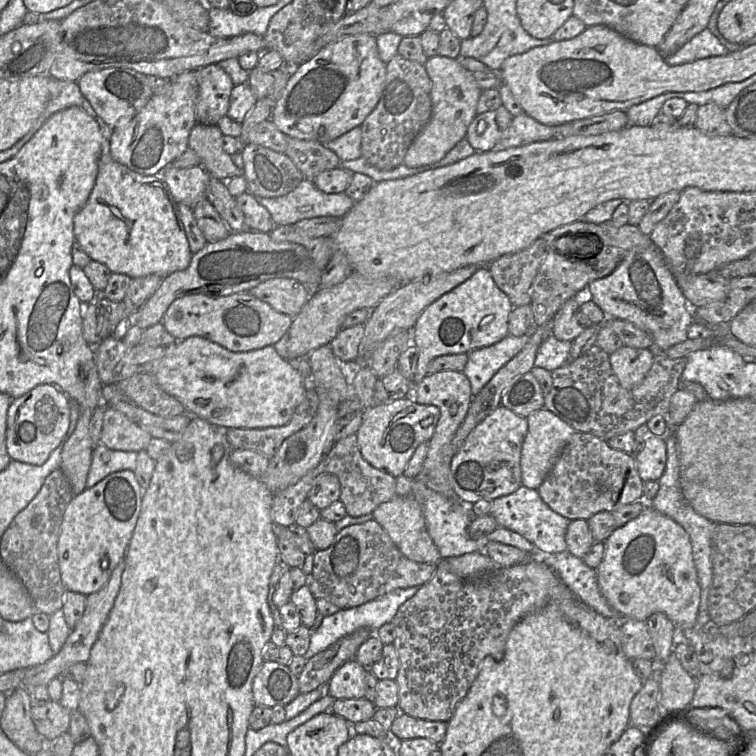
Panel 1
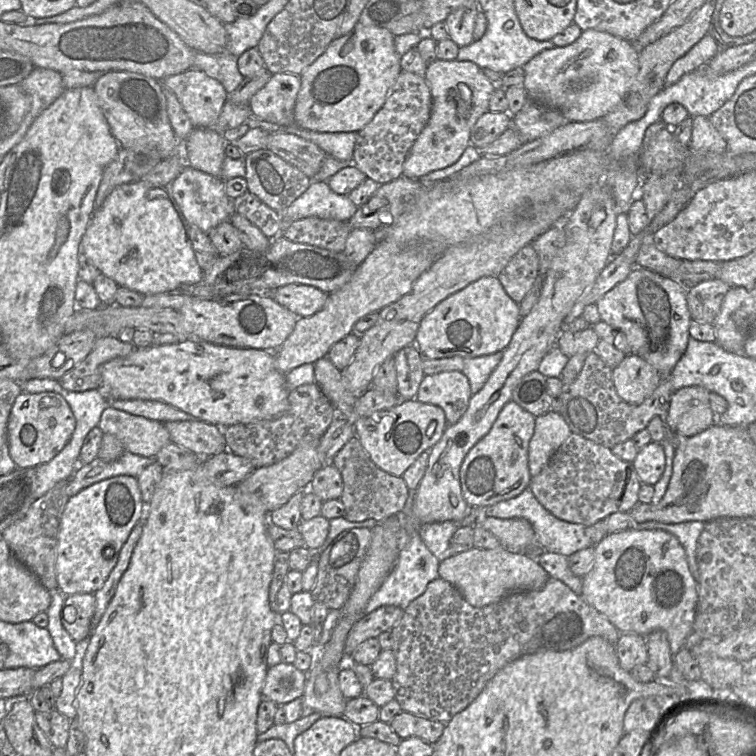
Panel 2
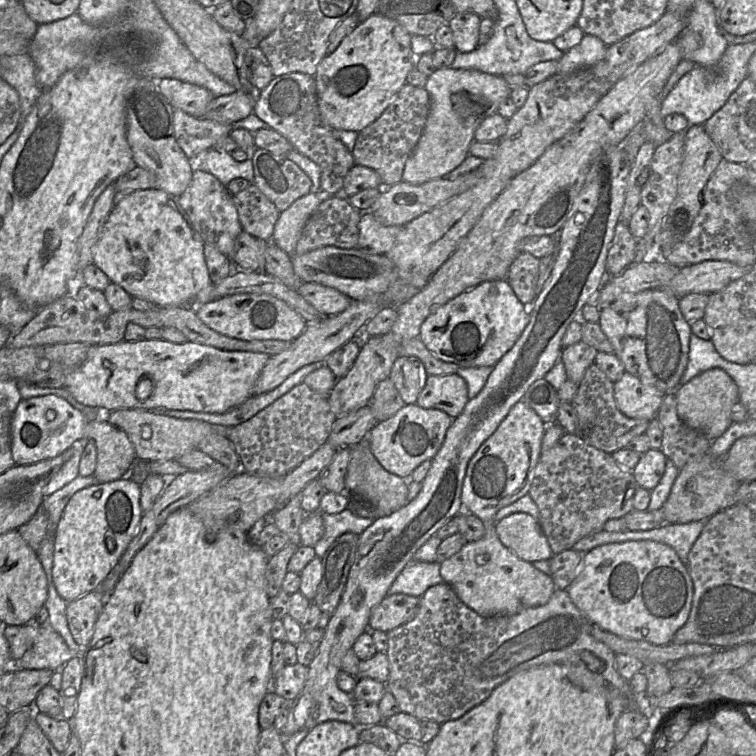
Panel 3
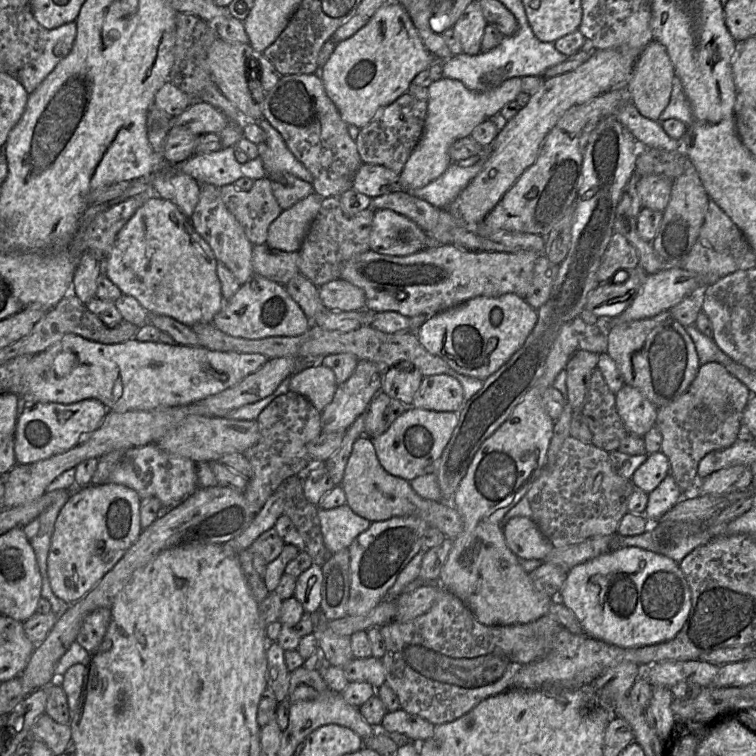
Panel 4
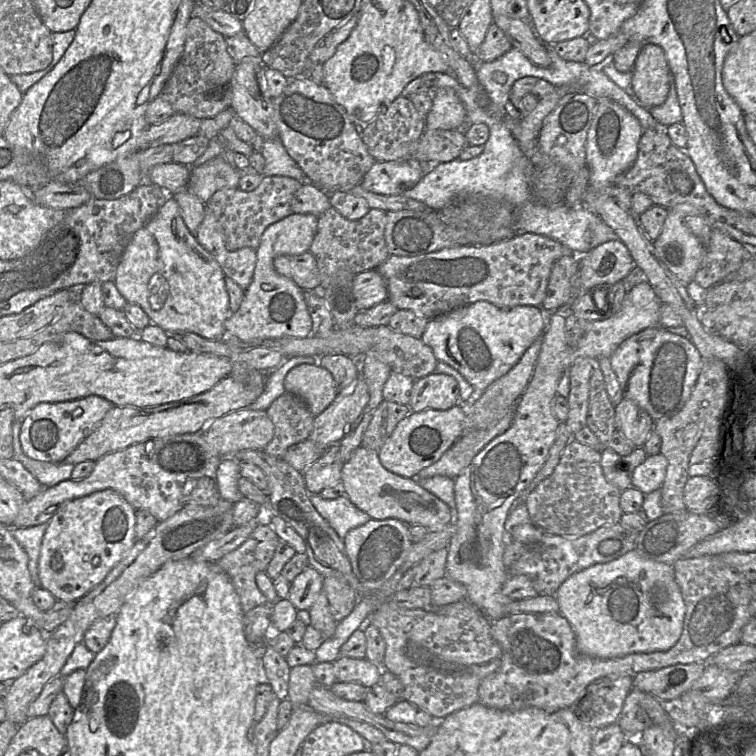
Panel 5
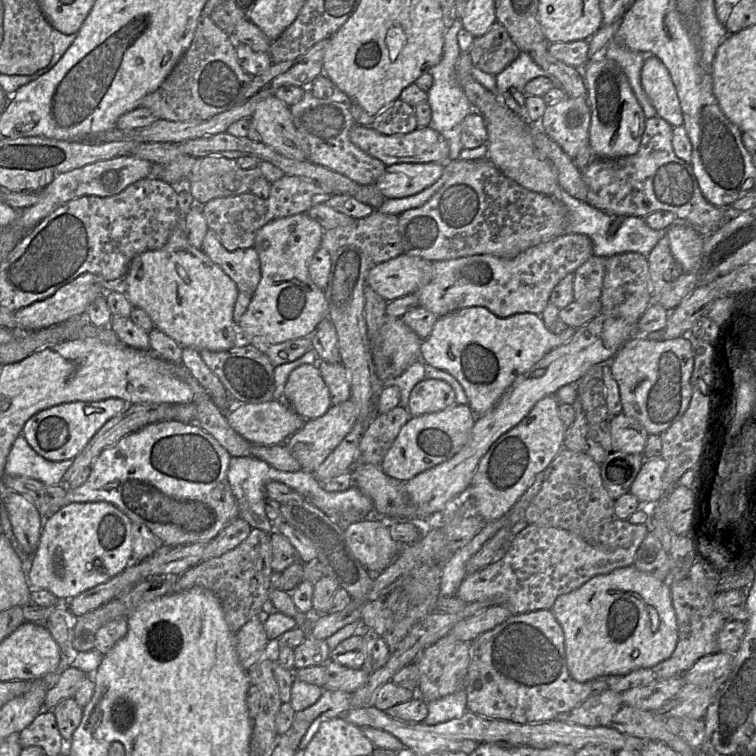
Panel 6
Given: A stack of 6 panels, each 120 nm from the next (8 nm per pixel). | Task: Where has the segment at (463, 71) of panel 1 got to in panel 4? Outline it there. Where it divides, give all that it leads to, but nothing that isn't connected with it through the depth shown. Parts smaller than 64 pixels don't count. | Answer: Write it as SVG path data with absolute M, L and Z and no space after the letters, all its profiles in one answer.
M442 77L433 81L428 87L428 108L422 136L400 173L403 191L423 188L440 177L452 163L448 153L450 145L457 139L470 136L478 124L496 116L506 103L515 100L522 91L521 84L520 77L513 77L487 92L475 92L456 79Z

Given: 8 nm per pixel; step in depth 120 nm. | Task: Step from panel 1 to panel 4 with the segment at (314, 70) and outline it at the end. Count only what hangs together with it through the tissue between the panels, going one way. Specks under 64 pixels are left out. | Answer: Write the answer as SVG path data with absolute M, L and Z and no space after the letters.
M390 1L381 6L368 23L353 36L336 45L331 57L320 69L319 76L342 120L347 125L362 129L373 121L386 106L406 93L413 78L421 71L428 69L436 59L424 45L407 10L398 2Z

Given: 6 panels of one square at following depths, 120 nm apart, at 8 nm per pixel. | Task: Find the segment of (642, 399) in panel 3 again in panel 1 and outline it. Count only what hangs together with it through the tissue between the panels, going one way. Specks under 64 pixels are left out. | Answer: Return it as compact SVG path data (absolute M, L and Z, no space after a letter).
M622 346L609 355L612 369L622 387L638 386L650 370L655 356L651 348Z

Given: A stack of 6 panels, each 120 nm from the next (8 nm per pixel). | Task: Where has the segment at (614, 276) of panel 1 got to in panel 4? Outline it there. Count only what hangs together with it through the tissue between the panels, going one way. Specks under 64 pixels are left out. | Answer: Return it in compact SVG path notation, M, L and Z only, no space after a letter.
M669 311L607 329L607 353L617 364L624 383L637 388L657 408L688 390L700 367L695 345L685 327Z

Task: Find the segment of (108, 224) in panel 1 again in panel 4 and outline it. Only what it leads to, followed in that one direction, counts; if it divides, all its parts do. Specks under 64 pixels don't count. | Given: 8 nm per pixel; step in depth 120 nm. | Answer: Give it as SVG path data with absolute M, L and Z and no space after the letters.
M153 195L134 213L119 231L111 252L102 263L102 271L104 271L105 276L120 289L122 294L134 297L149 314L169 316L186 326L192 327L197 323L212 323L214 317L221 311L225 303L222 297L221 283L216 272L217 262L210 246L193 229L190 220L179 208L172 202Z

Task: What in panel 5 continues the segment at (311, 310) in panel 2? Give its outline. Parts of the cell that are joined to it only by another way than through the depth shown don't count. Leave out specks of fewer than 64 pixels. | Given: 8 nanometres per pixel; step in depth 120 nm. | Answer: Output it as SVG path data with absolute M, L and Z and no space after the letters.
M376 269L366 270L355 276L353 294L360 311L388 300L386 282Z

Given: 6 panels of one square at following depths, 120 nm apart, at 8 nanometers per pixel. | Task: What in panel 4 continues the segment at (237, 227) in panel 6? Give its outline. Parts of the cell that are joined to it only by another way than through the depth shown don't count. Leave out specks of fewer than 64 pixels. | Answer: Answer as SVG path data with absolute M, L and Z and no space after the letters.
M268 178L255 180L248 191L237 190L233 184L222 186L219 191L225 207L243 227L249 241L253 245L265 244L271 223L283 211L273 195L270 180Z

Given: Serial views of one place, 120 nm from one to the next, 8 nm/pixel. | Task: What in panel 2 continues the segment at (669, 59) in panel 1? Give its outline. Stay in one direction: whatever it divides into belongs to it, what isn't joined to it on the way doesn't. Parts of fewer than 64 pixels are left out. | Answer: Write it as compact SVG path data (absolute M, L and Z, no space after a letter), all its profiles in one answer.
M709 33L706 34L685 55L673 63L666 76L665 87L675 84L685 74L703 67L720 50L721 46L716 40Z

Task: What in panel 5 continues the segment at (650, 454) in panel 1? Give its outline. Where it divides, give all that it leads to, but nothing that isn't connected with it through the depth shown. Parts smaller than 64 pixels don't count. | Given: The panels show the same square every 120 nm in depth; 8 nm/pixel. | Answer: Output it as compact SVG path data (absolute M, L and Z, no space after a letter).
M661 454L647 455L632 474L632 487L647 495L660 489L667 471L667 459Z

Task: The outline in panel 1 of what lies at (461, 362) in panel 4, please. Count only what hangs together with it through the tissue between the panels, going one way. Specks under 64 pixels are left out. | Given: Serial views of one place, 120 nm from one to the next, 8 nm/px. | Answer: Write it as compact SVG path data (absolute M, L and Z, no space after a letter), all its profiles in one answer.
M482 265L466 281L443 294L419 316L413 330L412 343L418 349L417 369L413 383L418 384L427 374L429 363L445 354L469 353L502 340L508 333L508 321L514 305L496 285L486 265Z

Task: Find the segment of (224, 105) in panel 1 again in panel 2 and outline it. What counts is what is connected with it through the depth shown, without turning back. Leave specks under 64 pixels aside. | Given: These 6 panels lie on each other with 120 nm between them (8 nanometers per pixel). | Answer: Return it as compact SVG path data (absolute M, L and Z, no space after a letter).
M195 68L160 82L176 95L194 128L213 128L228 101L222 84Z

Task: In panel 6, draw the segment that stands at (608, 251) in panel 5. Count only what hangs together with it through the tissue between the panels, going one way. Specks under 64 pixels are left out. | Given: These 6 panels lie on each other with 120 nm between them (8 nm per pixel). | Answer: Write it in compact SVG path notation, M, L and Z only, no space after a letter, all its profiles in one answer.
M590 257L574 273L574 300L579 303L600 301L606 258Z

